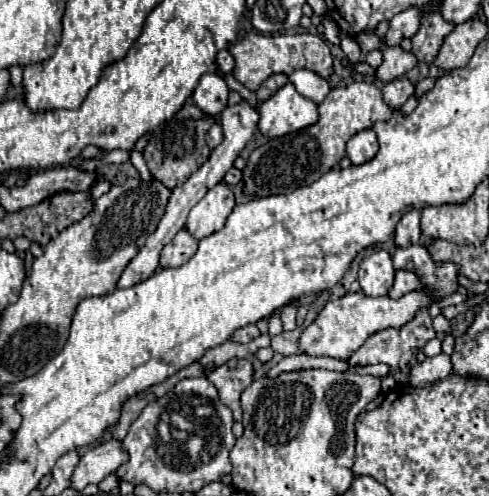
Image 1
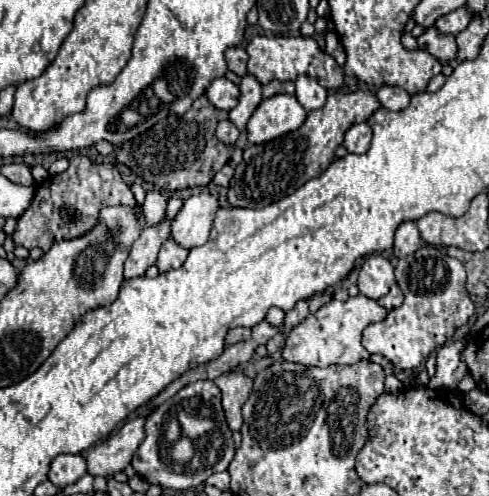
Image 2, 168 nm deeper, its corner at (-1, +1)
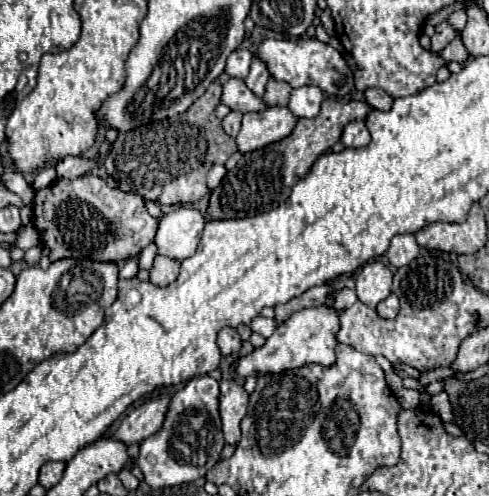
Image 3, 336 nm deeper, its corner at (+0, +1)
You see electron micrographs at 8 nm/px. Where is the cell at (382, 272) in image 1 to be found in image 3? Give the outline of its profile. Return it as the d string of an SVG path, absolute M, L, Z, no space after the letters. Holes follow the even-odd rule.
M366 262L356 278L358 300L366 306L376 306L382 302L392 288L392 272L382 262Z

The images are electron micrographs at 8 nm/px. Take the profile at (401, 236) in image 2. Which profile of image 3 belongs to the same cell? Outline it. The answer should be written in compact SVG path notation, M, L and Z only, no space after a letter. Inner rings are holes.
M398 234L392 238L386 256L392 266L400 268L400 266L410 264L418 256L418 252L420 252L420 248L416 244L414 234Z

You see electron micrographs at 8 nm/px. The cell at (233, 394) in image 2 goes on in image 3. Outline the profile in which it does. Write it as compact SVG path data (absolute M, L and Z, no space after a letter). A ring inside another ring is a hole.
M220 380L220 416L222 432L228 444L238 444L240 422L246 416L248 392L240 380Z

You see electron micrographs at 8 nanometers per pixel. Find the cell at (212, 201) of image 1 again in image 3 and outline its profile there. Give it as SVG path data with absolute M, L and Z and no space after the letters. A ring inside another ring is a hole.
M180 206L164 214L156 232L158 254L184 260L198 248L204 230L204 216L196 206Z

